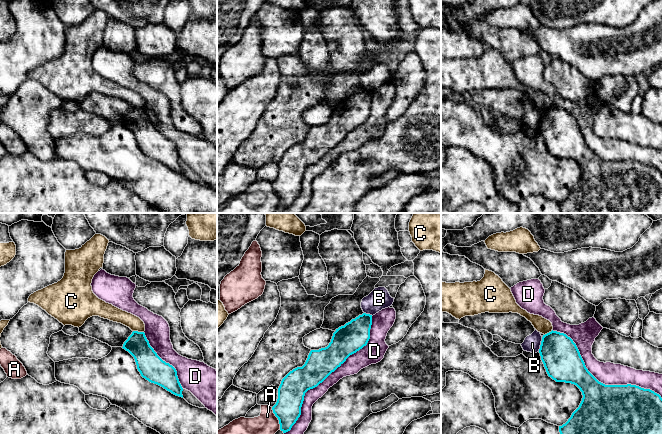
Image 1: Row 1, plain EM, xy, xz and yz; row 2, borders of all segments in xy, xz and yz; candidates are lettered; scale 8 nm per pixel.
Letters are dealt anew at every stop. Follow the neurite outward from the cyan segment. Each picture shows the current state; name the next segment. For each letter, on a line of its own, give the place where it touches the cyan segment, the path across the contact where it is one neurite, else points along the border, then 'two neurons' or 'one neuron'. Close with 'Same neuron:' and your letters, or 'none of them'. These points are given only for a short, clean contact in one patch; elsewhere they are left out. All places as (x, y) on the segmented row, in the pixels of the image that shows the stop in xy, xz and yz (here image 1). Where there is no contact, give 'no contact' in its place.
A: meets cyan in xz at (277, 417); two neurons
B: meets cyan in yz at (541, 344); border along yz (542, 337), (538, 351); two neurons
C: meets cyan in xy at (137, 331); two neurons
D: meets cyan in xz at (328, 375); two neurons
Same neuron: none of them

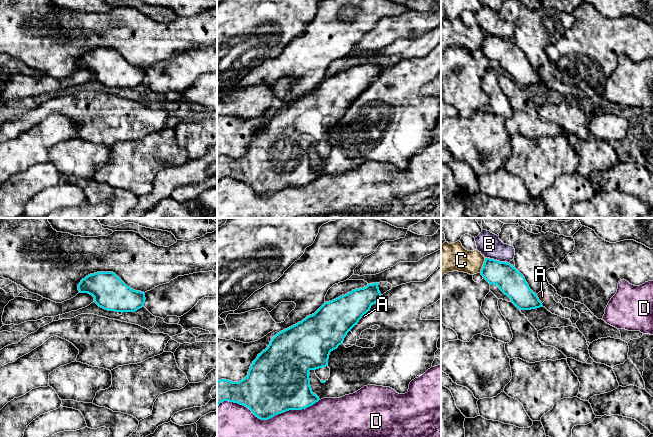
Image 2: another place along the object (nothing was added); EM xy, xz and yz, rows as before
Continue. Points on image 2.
A: meets cyan in xz at (361, 317); border along xz (368, 310), (355, 324); two neurons
B: meets cyan in yz at (496, 260); two neurons
C: meets cyan in yz at (483, 265); two neurons
D: meets cyan in xz at (267, 419); two neurons
Same neuron: none of them

